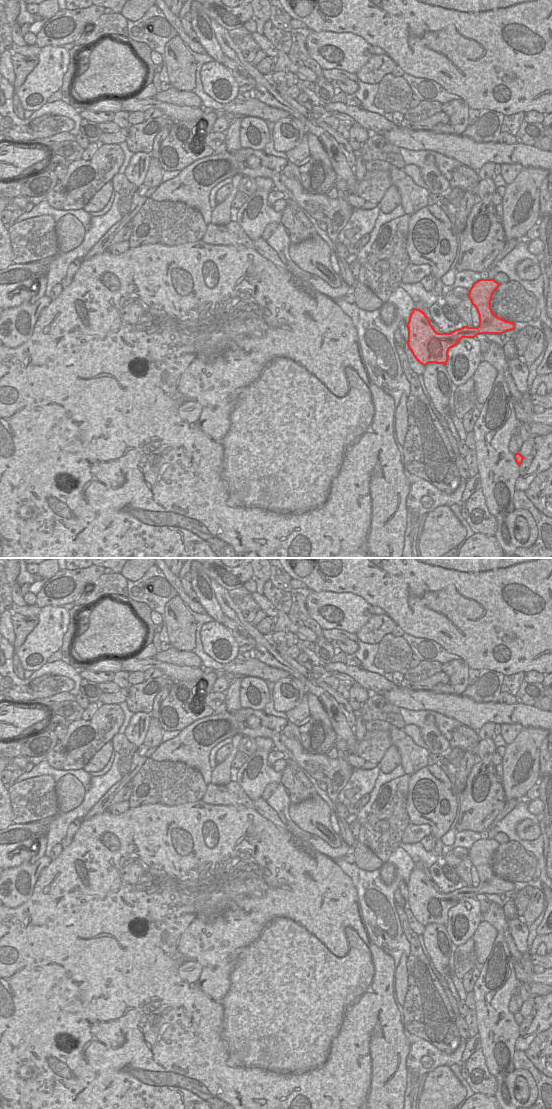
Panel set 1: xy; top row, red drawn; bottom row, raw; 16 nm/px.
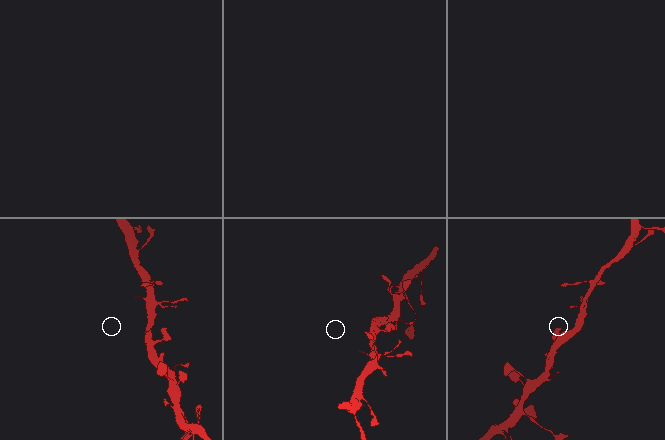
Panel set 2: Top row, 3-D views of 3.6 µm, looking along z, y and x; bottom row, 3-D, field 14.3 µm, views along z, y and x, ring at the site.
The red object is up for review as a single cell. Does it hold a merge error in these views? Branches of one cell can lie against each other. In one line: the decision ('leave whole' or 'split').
leave whole

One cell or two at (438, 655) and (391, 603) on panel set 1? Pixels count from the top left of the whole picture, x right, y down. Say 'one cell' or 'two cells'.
two cells

